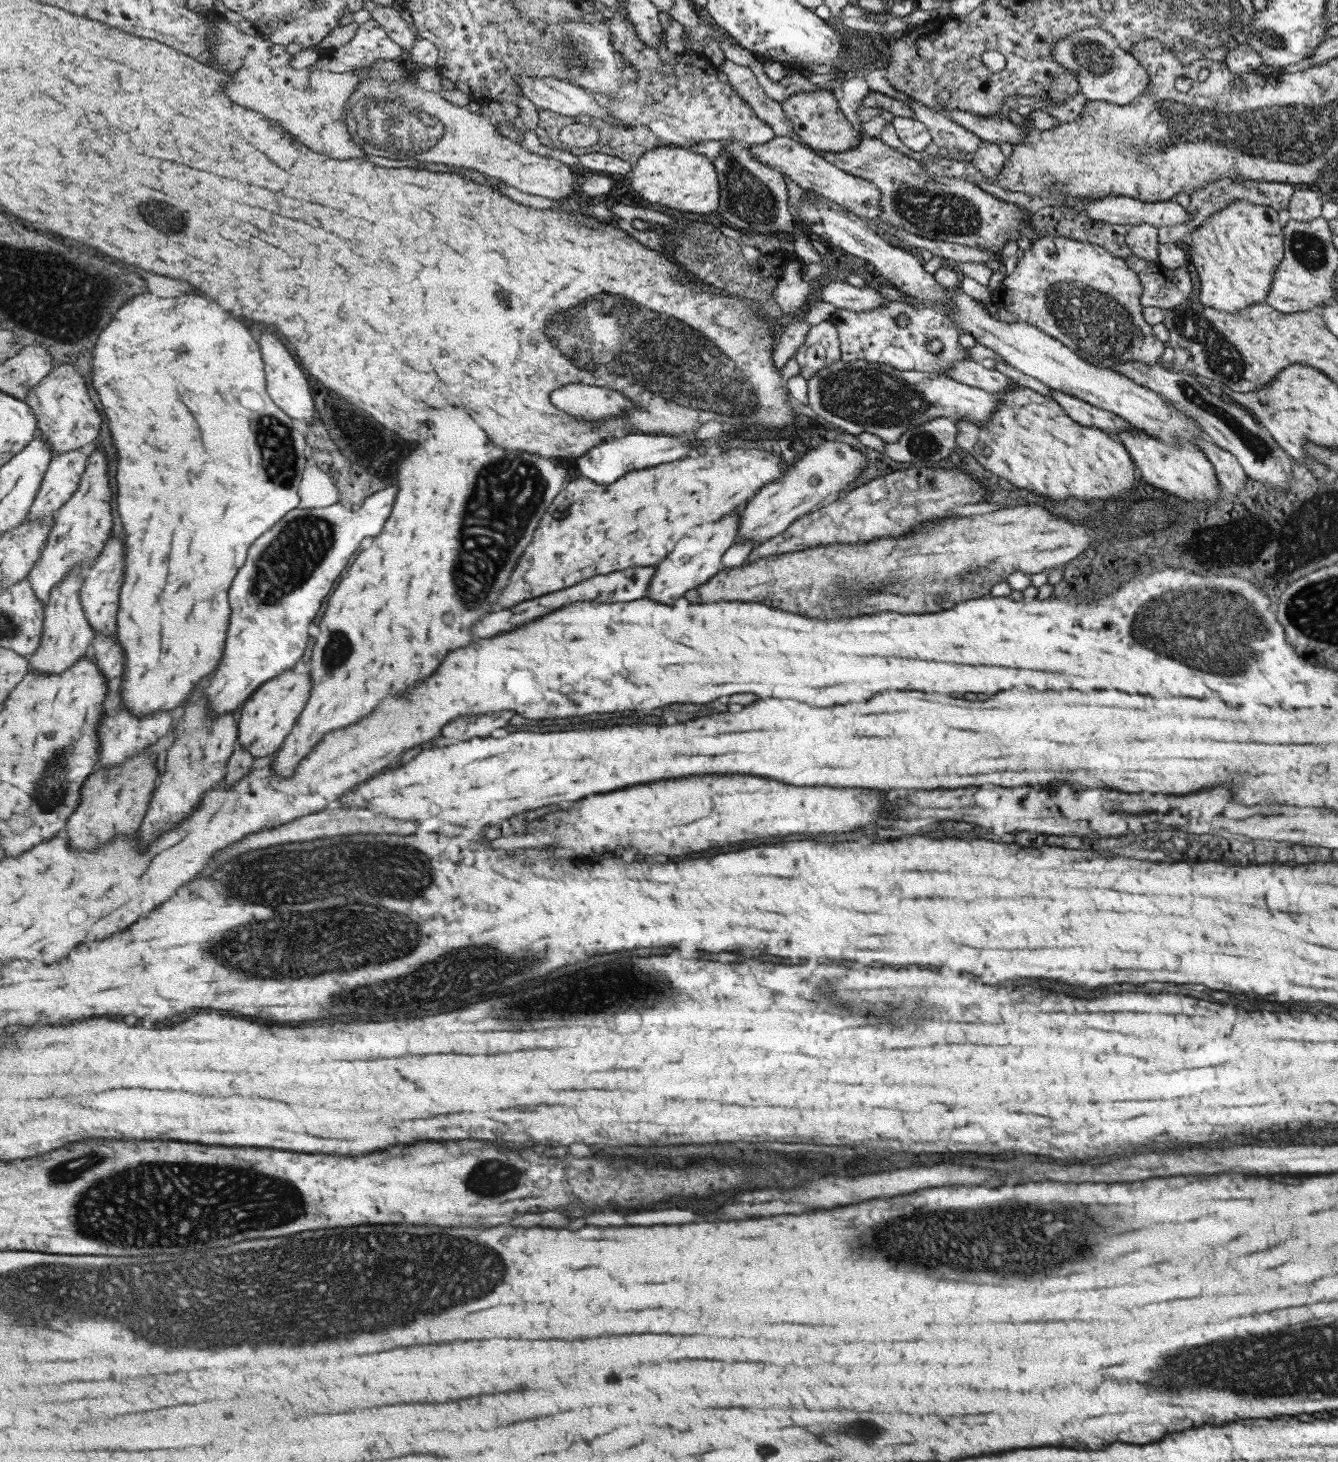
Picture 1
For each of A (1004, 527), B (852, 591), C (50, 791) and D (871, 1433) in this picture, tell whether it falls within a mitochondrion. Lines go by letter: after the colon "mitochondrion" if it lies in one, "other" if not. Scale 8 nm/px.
A: other
B: mitochondrion
C: mitochondrion
D: mitochondrion

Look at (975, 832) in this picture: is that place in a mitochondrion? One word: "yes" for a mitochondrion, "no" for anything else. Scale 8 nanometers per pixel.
no

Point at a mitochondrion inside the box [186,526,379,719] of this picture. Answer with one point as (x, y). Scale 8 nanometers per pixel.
(331, 654)

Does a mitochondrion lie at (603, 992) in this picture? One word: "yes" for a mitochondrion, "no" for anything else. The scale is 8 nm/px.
yes

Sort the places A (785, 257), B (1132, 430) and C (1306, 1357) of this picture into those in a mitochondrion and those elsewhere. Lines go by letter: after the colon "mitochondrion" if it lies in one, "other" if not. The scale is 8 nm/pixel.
A: other
B: other
C: mitochondrion

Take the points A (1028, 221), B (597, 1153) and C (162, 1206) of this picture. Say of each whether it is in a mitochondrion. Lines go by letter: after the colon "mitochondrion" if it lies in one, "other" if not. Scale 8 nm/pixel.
A: other
B: other
C: mitochondrion

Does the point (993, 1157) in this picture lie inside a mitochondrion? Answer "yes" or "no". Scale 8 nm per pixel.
no

